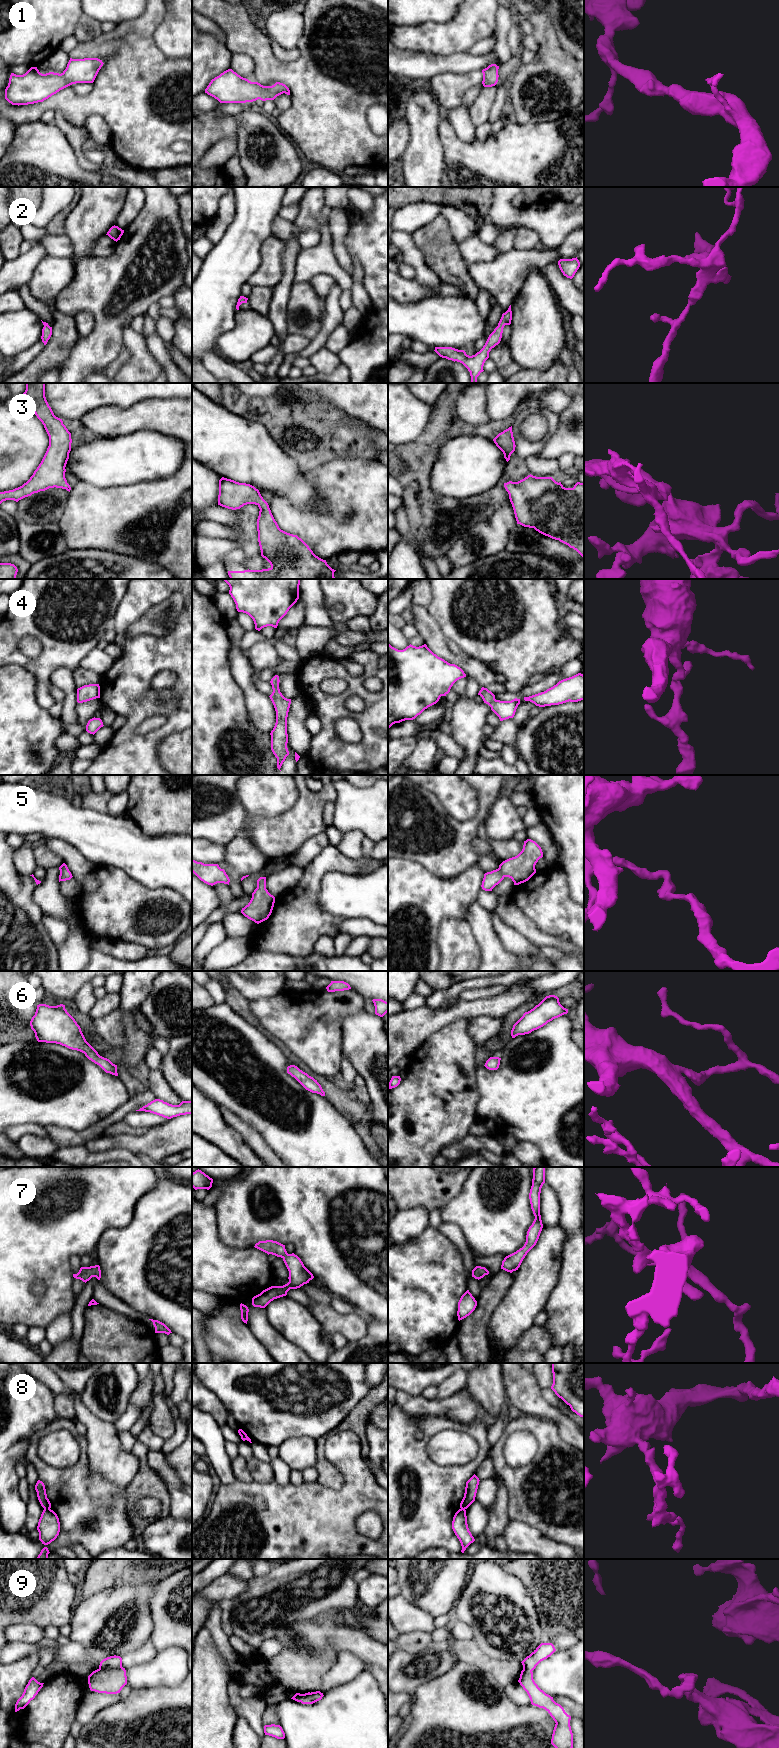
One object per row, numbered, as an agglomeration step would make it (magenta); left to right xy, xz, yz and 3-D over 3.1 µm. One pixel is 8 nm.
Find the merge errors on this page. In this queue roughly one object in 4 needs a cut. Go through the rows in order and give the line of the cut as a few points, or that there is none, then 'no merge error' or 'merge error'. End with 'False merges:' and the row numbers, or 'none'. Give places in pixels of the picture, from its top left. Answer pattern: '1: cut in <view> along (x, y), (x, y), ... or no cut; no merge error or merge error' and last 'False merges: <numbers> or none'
1: no cut; no merge error
2: no cut; no merge error
3: no cut; no merge error
4: no cut; no merge error
5: no cut; no merge error
6: no cut; no merge error
7: no cut; no merge error
8: cut in xy along (44, 1508), (49, 1509); merge error
9: cut in xy along (121, 1666), (115, 1669), (99, 1668); merge error
False merges: 8, 9

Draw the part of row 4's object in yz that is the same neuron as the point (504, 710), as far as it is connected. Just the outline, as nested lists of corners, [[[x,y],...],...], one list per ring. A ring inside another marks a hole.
[[[484,687],[481,688],[478,695],[482,697],[484,703],[491,707],[491,710],[499,717],[500,721],[513,718],[520,704],[520,699],[517,698],[511,701],[496,700],[495,695]]]

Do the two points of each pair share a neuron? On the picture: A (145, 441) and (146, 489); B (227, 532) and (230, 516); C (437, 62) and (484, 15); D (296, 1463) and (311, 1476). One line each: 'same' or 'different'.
A: different
B: different
C: different
D: different

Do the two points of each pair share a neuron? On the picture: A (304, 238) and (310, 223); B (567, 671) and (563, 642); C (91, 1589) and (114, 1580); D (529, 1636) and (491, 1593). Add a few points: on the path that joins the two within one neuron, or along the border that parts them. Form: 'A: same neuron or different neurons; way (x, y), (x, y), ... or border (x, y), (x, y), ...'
A: different neurons; border (292, 222), (298, 229), (315, 229), (319, 233)
B: different neurons; border (573, 658), (546, 675)
C: same neuron; way (97, 1583), (100, 1580), (108, 1580)
D: same neuron; way (522, 1624), (501, 1603), (501, 1598)

